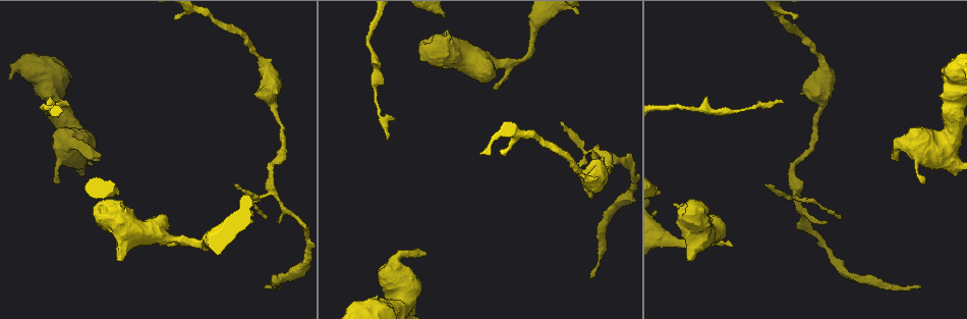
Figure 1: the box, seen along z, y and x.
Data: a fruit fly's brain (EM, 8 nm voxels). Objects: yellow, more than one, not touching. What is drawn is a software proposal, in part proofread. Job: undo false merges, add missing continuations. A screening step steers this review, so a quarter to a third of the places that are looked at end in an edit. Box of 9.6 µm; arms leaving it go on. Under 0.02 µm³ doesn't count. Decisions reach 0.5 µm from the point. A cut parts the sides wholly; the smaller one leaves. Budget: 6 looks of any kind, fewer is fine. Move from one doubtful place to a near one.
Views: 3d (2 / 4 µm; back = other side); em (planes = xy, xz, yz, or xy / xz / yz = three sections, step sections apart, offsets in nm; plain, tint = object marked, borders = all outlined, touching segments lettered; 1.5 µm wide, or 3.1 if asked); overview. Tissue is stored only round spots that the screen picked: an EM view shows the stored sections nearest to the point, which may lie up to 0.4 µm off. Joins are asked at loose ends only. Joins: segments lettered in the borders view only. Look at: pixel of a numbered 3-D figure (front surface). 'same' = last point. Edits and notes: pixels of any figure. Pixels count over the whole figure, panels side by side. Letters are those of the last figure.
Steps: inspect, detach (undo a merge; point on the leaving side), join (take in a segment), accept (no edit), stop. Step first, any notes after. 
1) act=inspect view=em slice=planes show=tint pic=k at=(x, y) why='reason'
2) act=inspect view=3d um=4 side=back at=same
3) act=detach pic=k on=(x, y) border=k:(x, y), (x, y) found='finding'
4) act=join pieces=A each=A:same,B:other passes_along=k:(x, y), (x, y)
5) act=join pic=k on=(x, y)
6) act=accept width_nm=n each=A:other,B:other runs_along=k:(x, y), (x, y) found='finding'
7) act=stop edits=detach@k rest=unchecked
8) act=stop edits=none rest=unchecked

act=inspect view=em slice=yz step=4 show=borders pic=1 at=(117, 261) why='thick end'

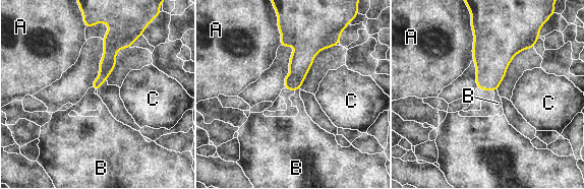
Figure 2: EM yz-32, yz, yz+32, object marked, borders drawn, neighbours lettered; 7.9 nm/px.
act=inspect view=em slice=planes show=borders at=same

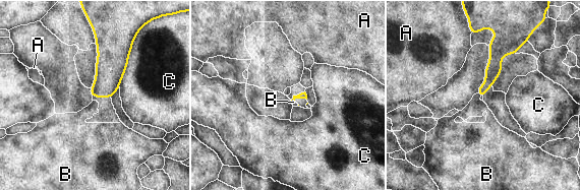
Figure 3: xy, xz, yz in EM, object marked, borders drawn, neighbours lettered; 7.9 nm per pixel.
act=join pieces=B each=A:other,B:same,C:other passes_along=3:(494, 68), (478, 93), (476, 107) found='it goes on there'

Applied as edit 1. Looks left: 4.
act=inspect view=overview why='redraw'

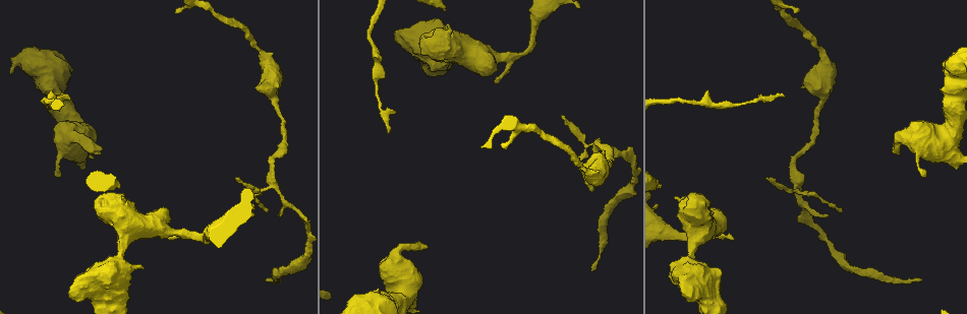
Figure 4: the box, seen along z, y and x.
act=inspect view=em slice=xy step=8 show=tint pic=4 at=(390, 130) why='an open end'

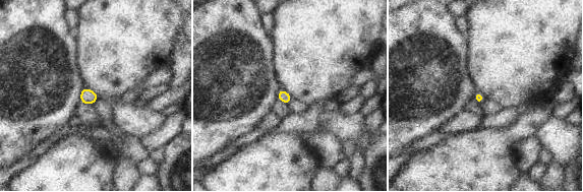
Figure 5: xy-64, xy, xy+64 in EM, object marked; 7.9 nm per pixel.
act=inspect view=em slice=planes show=borders at=same why='cut it another way'

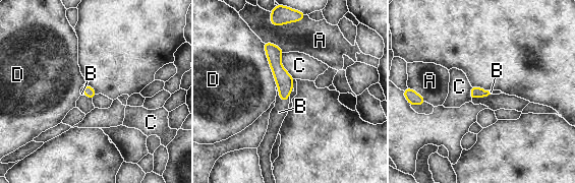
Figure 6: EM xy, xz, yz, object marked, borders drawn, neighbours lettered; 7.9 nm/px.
act=join pieces=B width_nm=80 each=A:other,B:same,C:other,D:other found='the neuron continues'

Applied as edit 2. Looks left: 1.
act=stop edits=join@3,join@6 rest=unchecked

